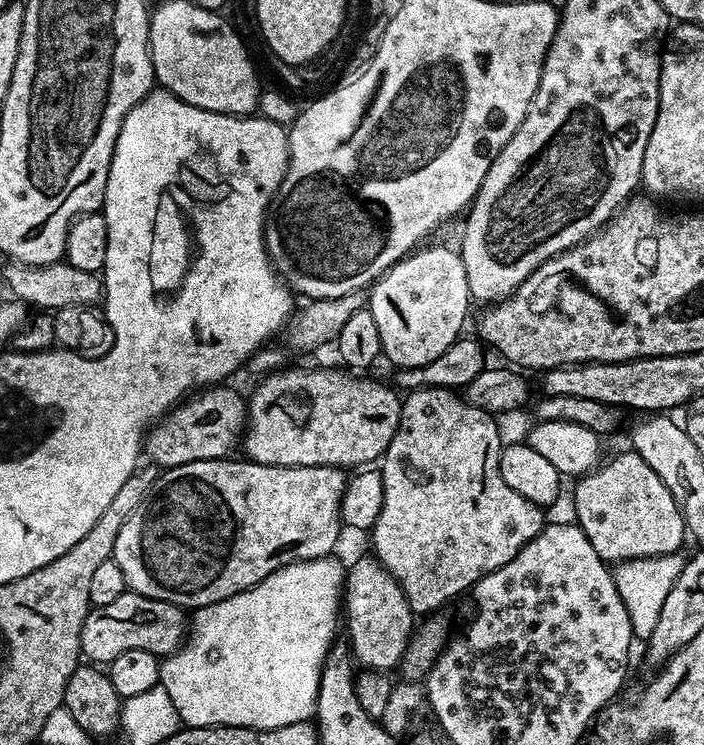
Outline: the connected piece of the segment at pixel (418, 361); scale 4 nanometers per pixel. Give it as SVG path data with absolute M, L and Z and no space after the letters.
M424 248L411 254L392 265L375 284L371 285L367 293L366 306L374 314L374 323L378 326L380 347L385 357L396 363L397 369L422 366L426 362L434 362L446 346L450 346L461 335L464 319L468 316L468 279L466 266L462 262L459 251L448 248Z

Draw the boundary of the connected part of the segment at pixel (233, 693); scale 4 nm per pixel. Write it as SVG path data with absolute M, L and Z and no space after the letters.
M335 555L314 558L313 560L296 560L292 564L274 570L262 582L226 598L222 602L214 602L205 608L195 609L190 616L190 631L183 645L170 656L163 657L160 666L160 684L170 694L170 699L177 707L181 721L190 728L281 728L291 724L305 723L313 715L316 695L319 690L319 676L324 659L332 648L336 635L336 623L342 620L342 597L344 595L345 565L336 561Z

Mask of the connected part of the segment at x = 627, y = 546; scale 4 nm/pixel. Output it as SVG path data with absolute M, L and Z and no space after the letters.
M631 450L607 460L608 457L591 472L579 477L572 492L572 504L576 507L574 520L586 538L590 538L590 546L594 546L605 562L665 556L681 551L686 541L684 515L670 490L666 490L662 478L658 478L658 474L642 462L640 455Z

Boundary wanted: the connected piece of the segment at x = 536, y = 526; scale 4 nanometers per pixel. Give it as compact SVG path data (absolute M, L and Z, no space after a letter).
M414 388L403 397L400 406L400 421L398 430L394 430L394 438L390 438L390 446L384 451L382 459L378 464L378 471L382 478L384 493L382 494L382 514L378 514L378 522L370 530L372 536L372 548L377 560L402 586L406 598L410 602L413 613L432 614L443 606L447 600L455 598L459 592L471 589L483 576L506 566L517 556L521 550L528 545L536 535L546 527L544 520L545 509L539 504L522 498L506 482L500 473L500 428L496 425L497 417L478 406L470 405L463 395L457 394L450 388Z

